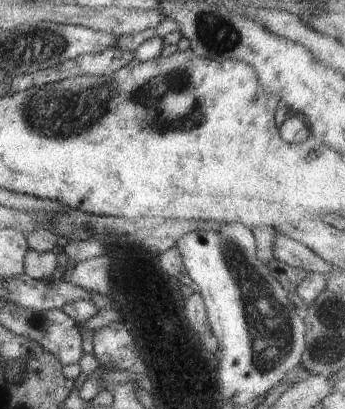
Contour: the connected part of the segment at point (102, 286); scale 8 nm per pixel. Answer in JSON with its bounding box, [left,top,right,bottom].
[65,255,111,295]

